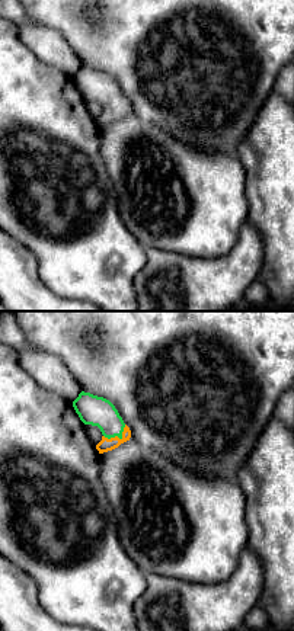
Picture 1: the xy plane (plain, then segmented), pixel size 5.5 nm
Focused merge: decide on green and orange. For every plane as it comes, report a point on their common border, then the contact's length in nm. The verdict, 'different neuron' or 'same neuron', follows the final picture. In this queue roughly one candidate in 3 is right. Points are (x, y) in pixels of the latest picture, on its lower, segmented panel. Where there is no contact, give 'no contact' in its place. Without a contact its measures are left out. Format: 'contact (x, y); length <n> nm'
contact (118, 436); length 140 nm

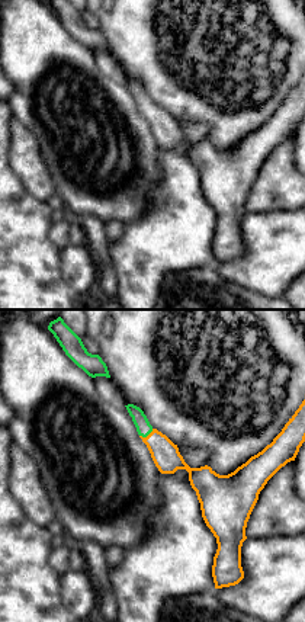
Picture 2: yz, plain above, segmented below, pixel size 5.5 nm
contact (145, 436); length 90 nm

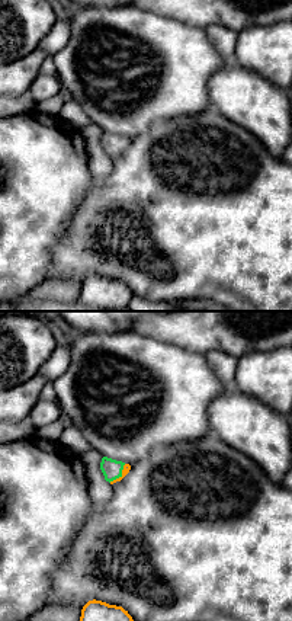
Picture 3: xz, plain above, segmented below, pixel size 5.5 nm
contact (119, 476); length 140 nm

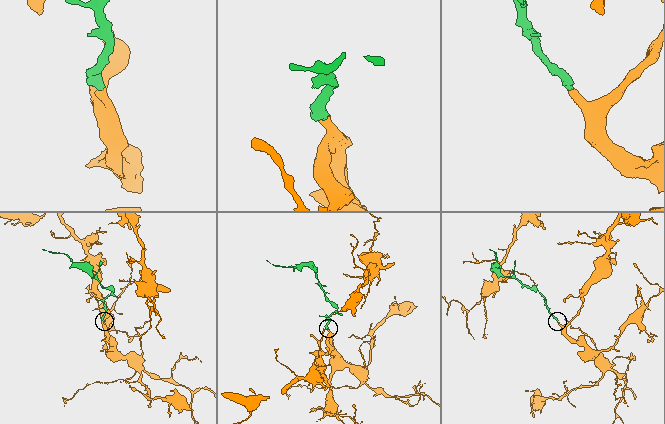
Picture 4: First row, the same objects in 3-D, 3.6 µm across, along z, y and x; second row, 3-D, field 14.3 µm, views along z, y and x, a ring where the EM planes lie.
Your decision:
same neuron

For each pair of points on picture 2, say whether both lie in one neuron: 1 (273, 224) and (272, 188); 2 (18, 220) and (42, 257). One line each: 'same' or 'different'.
1: different
2: same

